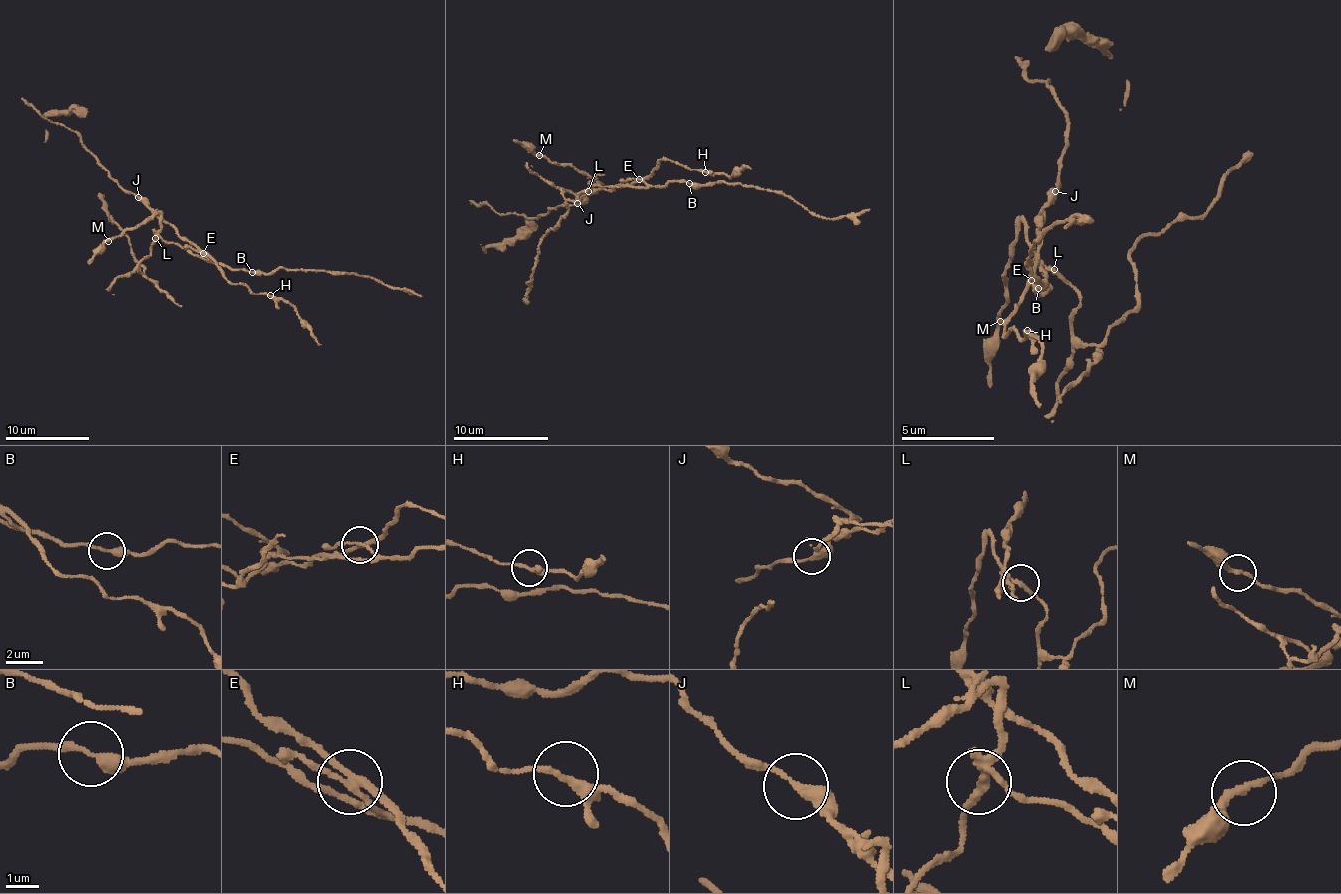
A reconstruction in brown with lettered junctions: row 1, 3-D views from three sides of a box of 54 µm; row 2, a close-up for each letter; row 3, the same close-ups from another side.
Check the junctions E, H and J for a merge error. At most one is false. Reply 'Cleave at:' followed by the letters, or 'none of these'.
Cleave at: E

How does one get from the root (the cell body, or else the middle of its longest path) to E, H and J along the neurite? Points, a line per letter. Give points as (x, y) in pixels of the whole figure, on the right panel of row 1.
E: (1037, 265), (1032, 280)
H: (1037, 265), (1029, 291), (1018, 302), (1004, 333), (1008, 336), (1008, 329), (1023, 340), (1027, 330)
J: (1037, 265), (1036, 250), (1040, 235), (1037, 232), (1043, 204), (1055, 191)

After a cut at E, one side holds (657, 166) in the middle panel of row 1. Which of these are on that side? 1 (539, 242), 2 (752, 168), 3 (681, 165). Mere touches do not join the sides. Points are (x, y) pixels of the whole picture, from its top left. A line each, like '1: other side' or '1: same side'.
1: other side
2: same side
3: same side

